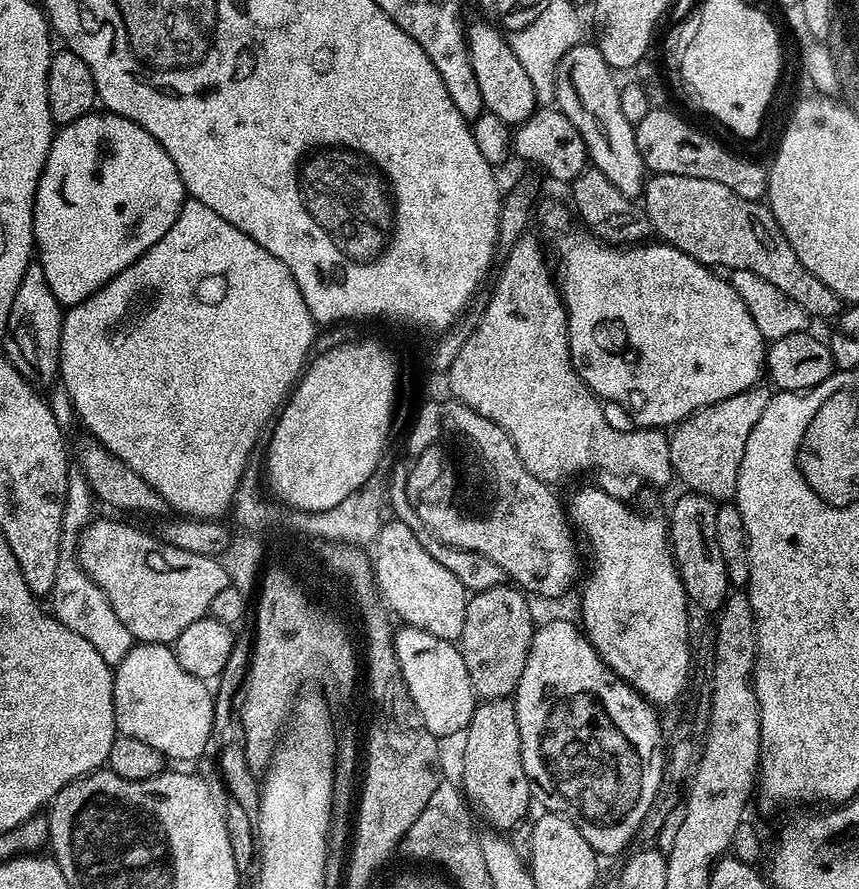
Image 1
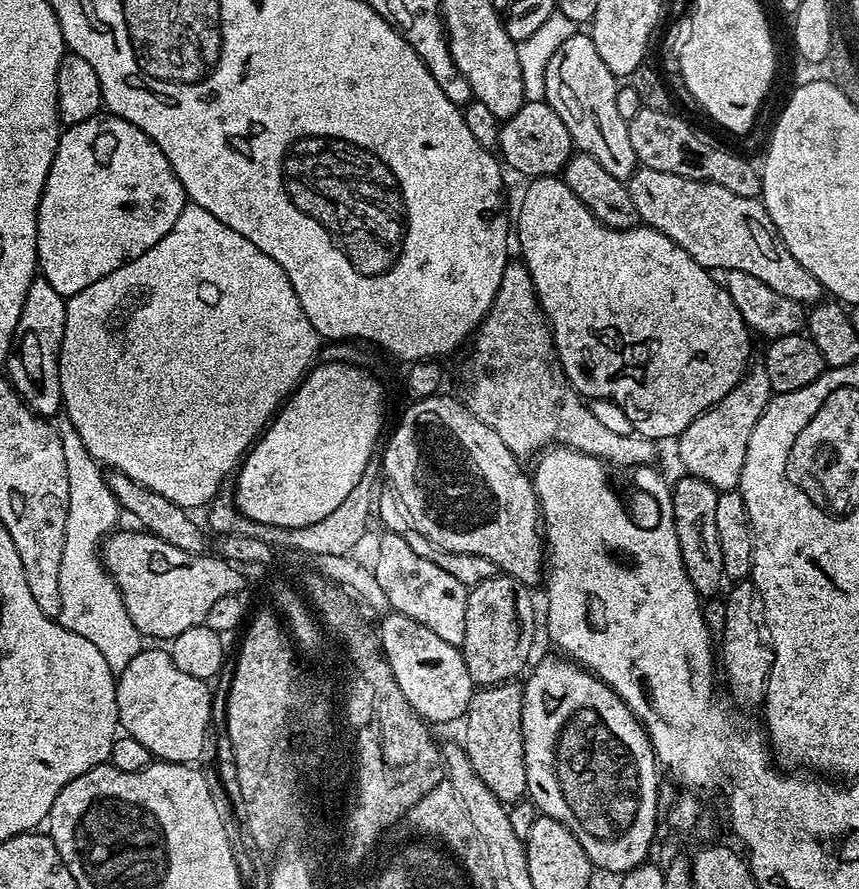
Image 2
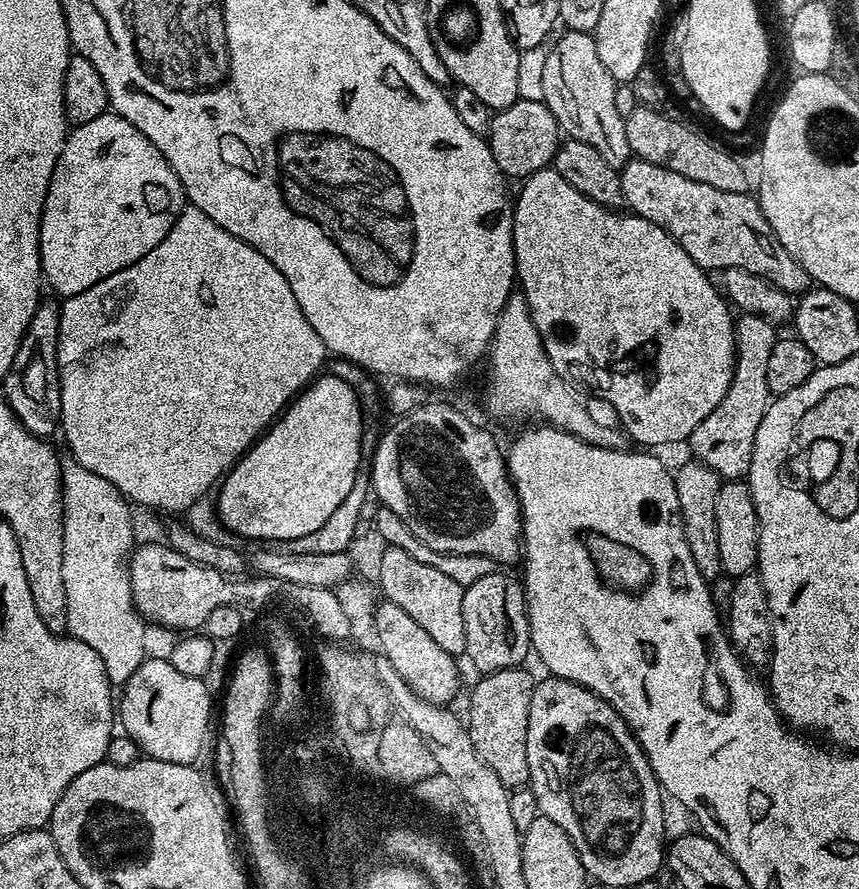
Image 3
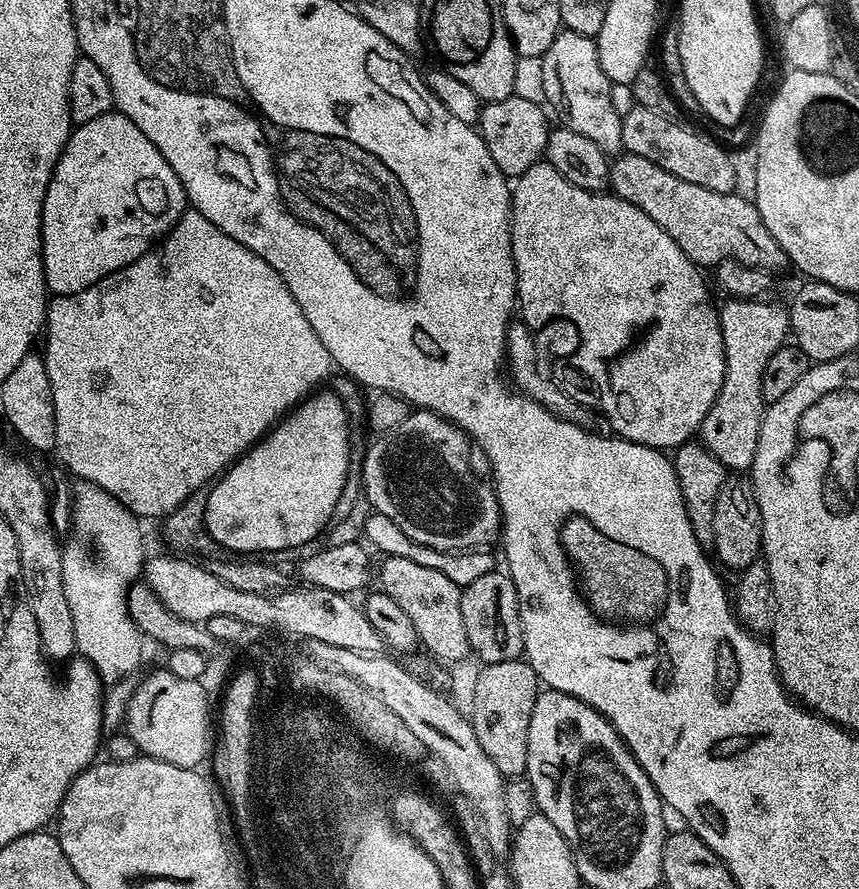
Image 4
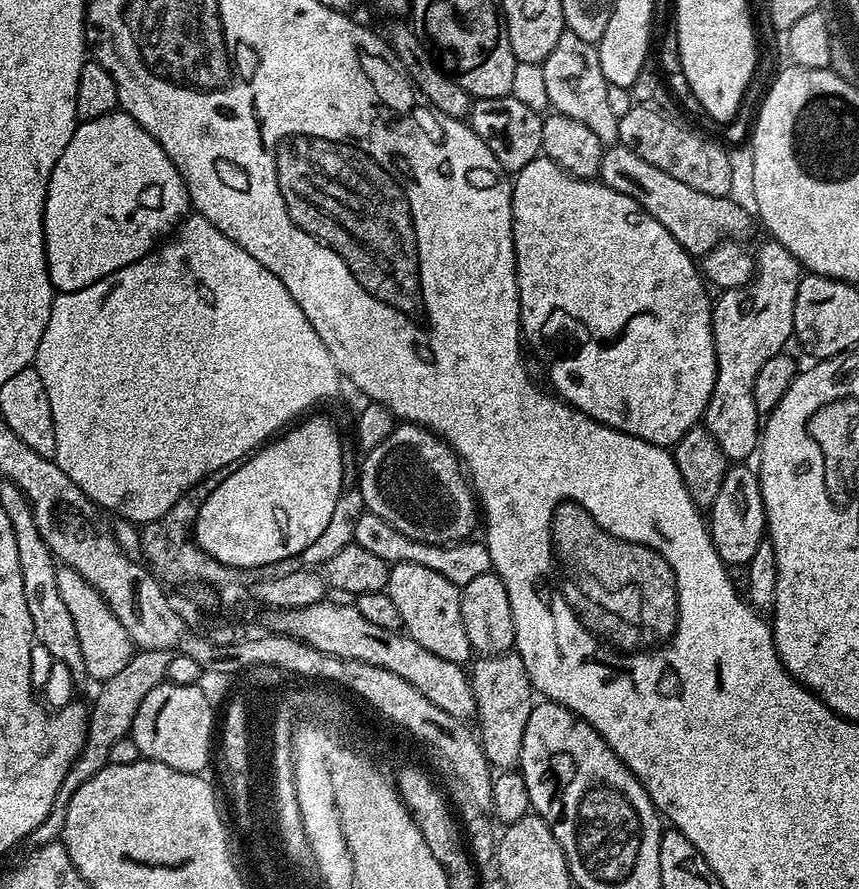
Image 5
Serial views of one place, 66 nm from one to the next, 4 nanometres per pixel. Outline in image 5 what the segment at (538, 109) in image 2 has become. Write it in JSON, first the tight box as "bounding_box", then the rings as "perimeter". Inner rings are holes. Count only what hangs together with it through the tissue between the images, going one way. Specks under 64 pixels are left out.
{"bounding_box":[467,94,542,174],"perimeter":[[[511,94],[485,100],[473,99],[472,110],[468,114],[467,123],[486,142],[490,154],[498,158],[505,172],[515,174],[541,155],[542,146],[542,116],[541,113],[530,110],[530,106],[518,102]]]}

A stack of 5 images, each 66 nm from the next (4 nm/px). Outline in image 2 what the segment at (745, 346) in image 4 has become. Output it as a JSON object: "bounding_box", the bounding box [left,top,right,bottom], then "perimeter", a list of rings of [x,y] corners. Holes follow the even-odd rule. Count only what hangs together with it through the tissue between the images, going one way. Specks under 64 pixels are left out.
{"bounding_box":[676,362,774,492],"perimeter":[[[756,362],[749,367],[746,375],[736,383],[736,388],[726,398],[722,398],[713,408],[708,408],[678,437],[680,444],[676,452],[680,455],[680,464],[683,471],[694,478],[702,478],[702,482],[710,482],[717,492],[731,492],[739,489],[742,478],[742,466],[746,462],[746,446],[750,446],[750,434],[754,434],[754,426],[758,426],[758,418],[766,410],[766,406],[772,401],[774,393],[770,386],[770,378],[766,374],[763,363]]]}

